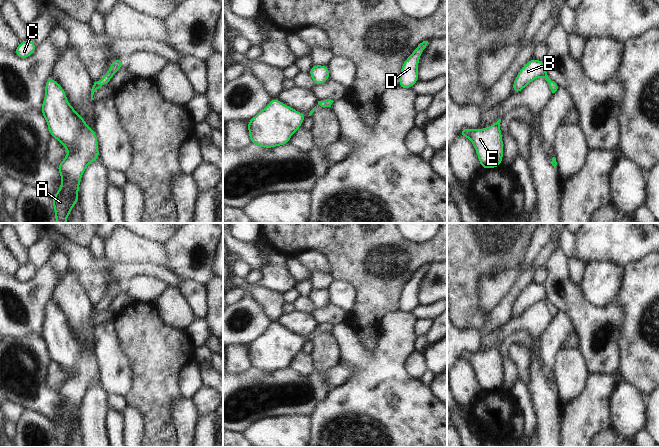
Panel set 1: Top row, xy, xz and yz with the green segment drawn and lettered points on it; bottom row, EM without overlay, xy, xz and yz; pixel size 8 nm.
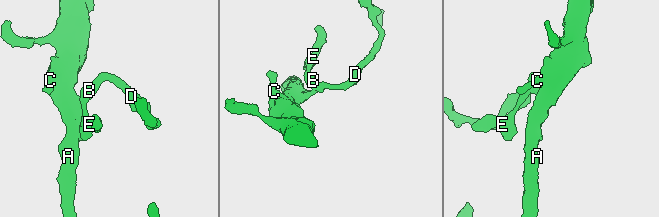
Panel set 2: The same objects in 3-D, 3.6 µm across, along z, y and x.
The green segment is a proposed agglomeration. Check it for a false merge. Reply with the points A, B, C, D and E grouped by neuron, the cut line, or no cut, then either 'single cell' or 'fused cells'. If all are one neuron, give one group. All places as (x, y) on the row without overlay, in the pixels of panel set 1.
A B C D E | no cut | single cell

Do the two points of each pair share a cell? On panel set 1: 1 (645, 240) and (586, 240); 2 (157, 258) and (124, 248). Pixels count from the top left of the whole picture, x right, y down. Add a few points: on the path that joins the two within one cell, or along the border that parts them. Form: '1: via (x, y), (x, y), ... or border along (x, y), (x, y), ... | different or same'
1: via (630, 240), (601, 240) | same
2: via (149, 251), (132, 248) | same

